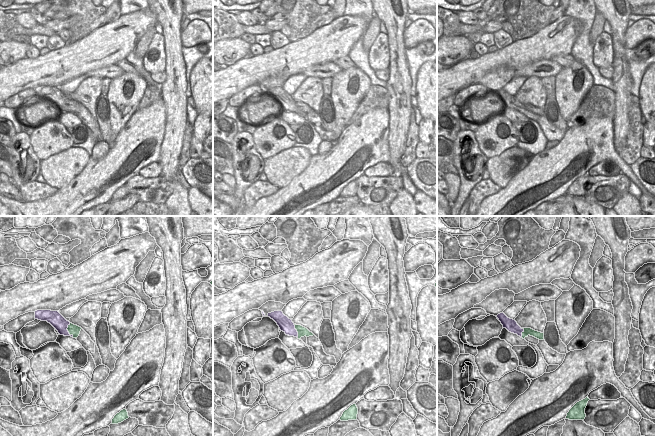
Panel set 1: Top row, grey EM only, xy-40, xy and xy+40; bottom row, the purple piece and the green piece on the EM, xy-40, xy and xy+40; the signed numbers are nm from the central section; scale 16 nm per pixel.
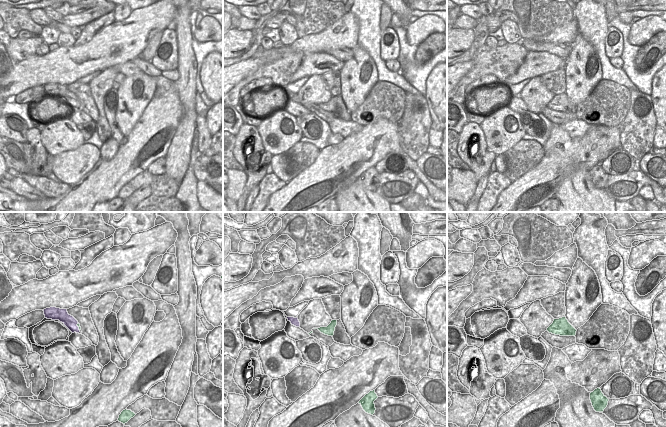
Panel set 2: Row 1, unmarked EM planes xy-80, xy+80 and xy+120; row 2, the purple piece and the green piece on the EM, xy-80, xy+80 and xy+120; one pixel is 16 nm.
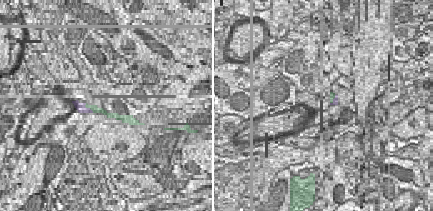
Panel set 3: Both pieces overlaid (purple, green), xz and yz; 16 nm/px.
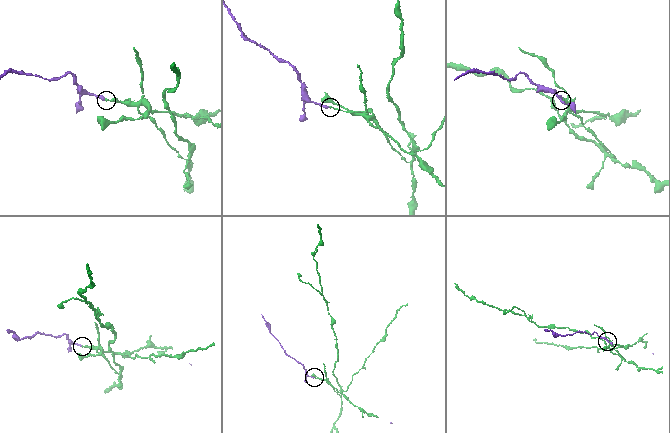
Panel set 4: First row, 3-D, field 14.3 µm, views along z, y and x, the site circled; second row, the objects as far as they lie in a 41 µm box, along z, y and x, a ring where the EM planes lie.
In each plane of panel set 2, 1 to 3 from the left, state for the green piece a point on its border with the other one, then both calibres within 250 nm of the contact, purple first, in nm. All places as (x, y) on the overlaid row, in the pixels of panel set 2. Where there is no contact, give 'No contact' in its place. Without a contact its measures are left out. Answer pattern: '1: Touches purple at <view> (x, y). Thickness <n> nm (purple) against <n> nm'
1: Touches purple at xy-80 (78, 327). Thickness 200 nm (purple) against 50 nm
2: No contact
3: No contact

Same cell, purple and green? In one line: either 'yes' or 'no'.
no

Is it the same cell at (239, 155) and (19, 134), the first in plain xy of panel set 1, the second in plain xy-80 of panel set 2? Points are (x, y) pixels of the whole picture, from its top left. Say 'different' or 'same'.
different

